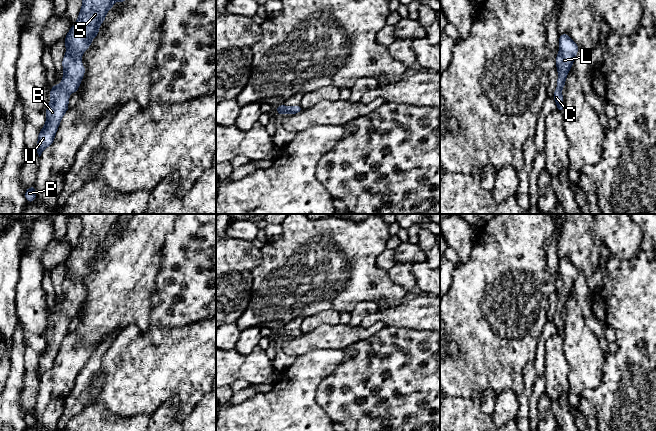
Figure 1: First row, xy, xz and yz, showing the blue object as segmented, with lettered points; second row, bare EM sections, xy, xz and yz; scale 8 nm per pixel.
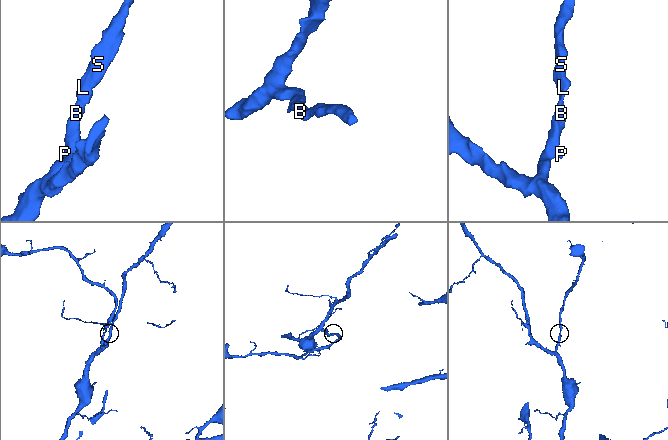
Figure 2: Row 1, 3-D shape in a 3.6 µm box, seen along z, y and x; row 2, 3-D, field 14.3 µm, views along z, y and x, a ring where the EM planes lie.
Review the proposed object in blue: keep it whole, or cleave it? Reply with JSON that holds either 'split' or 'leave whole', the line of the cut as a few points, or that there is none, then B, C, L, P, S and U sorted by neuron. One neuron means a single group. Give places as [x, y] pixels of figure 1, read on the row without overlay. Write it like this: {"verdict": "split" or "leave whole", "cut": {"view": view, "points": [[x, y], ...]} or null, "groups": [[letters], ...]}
{"verdict": "leave whole", "cut": null, "groups": [["B", "C", "L", "P", "S", "U"]]}

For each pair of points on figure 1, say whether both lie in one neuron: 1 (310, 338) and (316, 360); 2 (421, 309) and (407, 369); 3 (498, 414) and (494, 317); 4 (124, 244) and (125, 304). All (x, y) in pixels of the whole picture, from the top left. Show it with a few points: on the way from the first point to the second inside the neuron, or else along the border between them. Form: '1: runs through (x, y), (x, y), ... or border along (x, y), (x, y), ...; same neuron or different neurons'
1: border along (337, 350), (312, 349), (296, 357); different neurons
2: border along (393, 326), (429, 331); different neurons
3: border along (517, 394), (510, 389), (504, 389), (497, 396); different neurons
4: runs through (125, 259), (125, 289); same neuron

